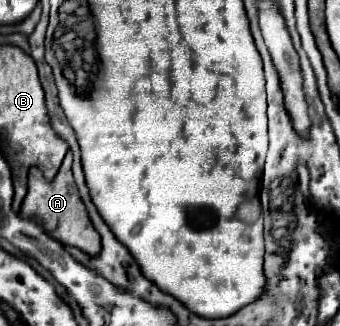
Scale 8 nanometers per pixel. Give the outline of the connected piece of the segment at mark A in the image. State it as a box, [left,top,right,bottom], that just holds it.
[20,152,100,258]

